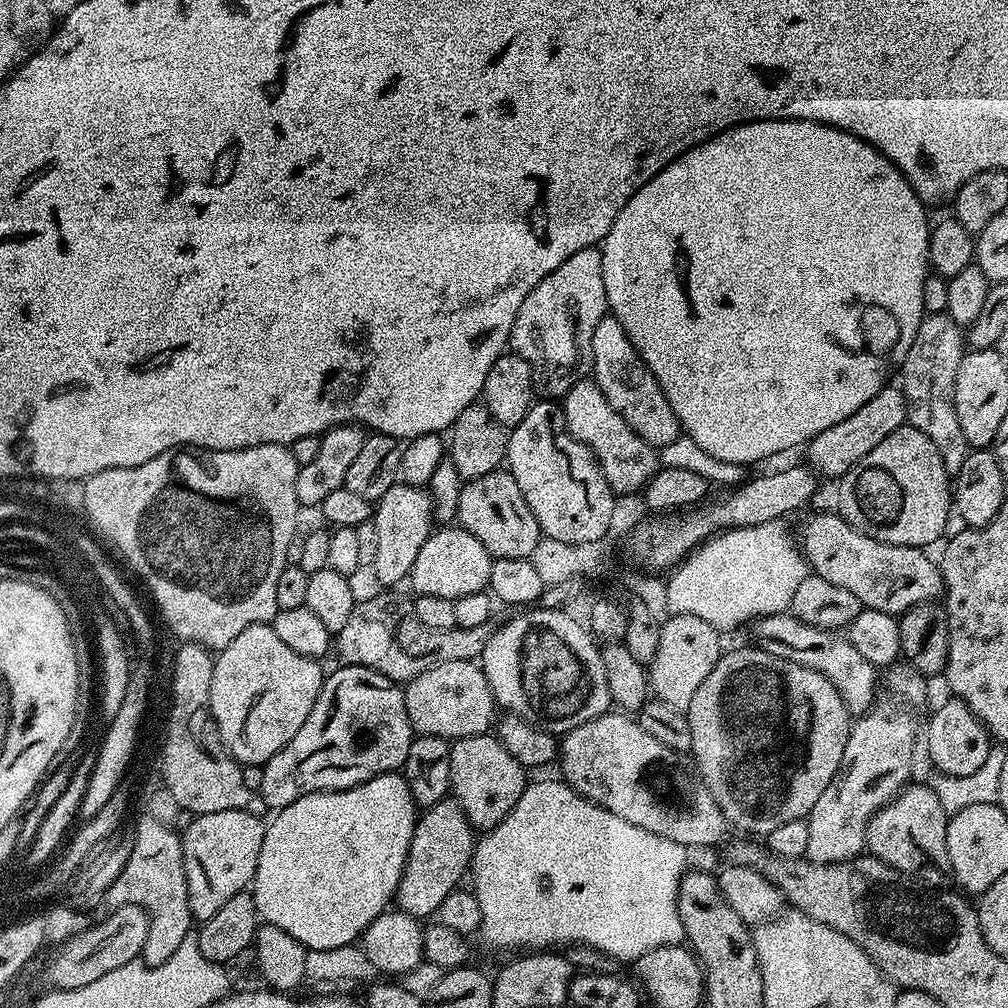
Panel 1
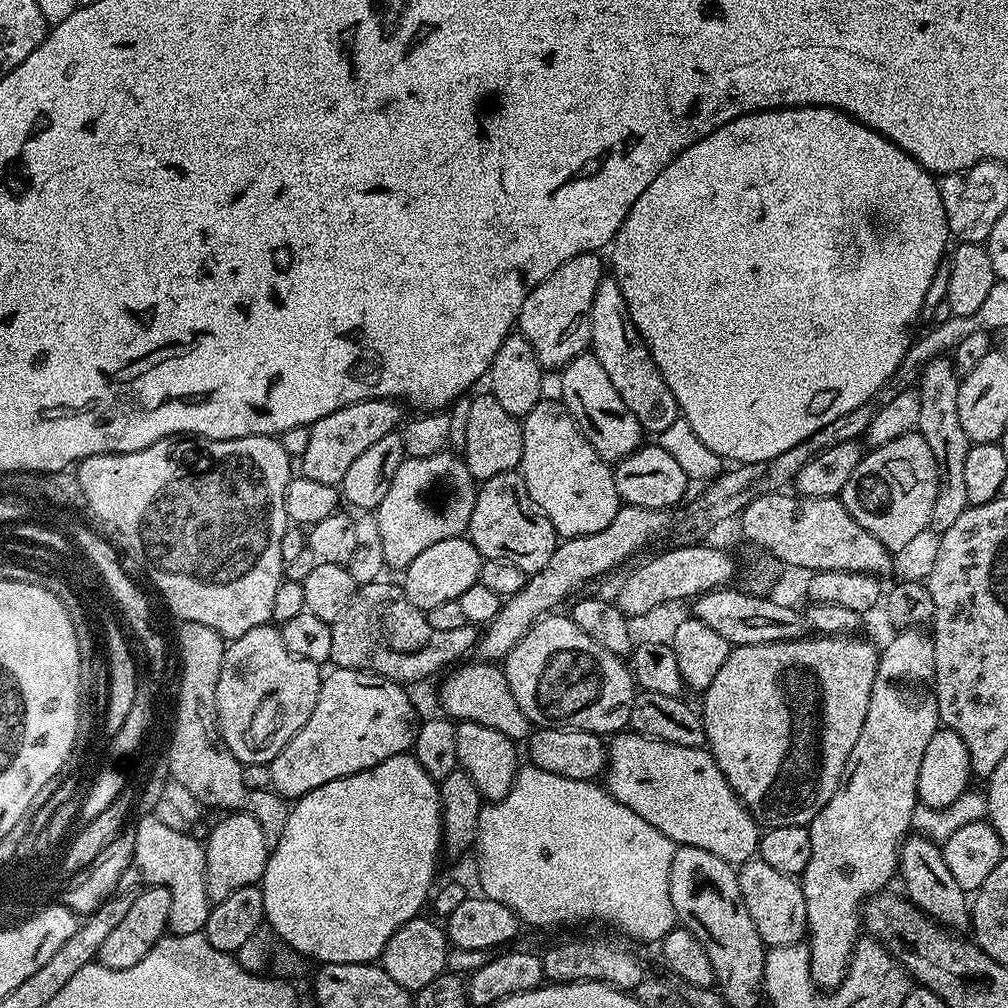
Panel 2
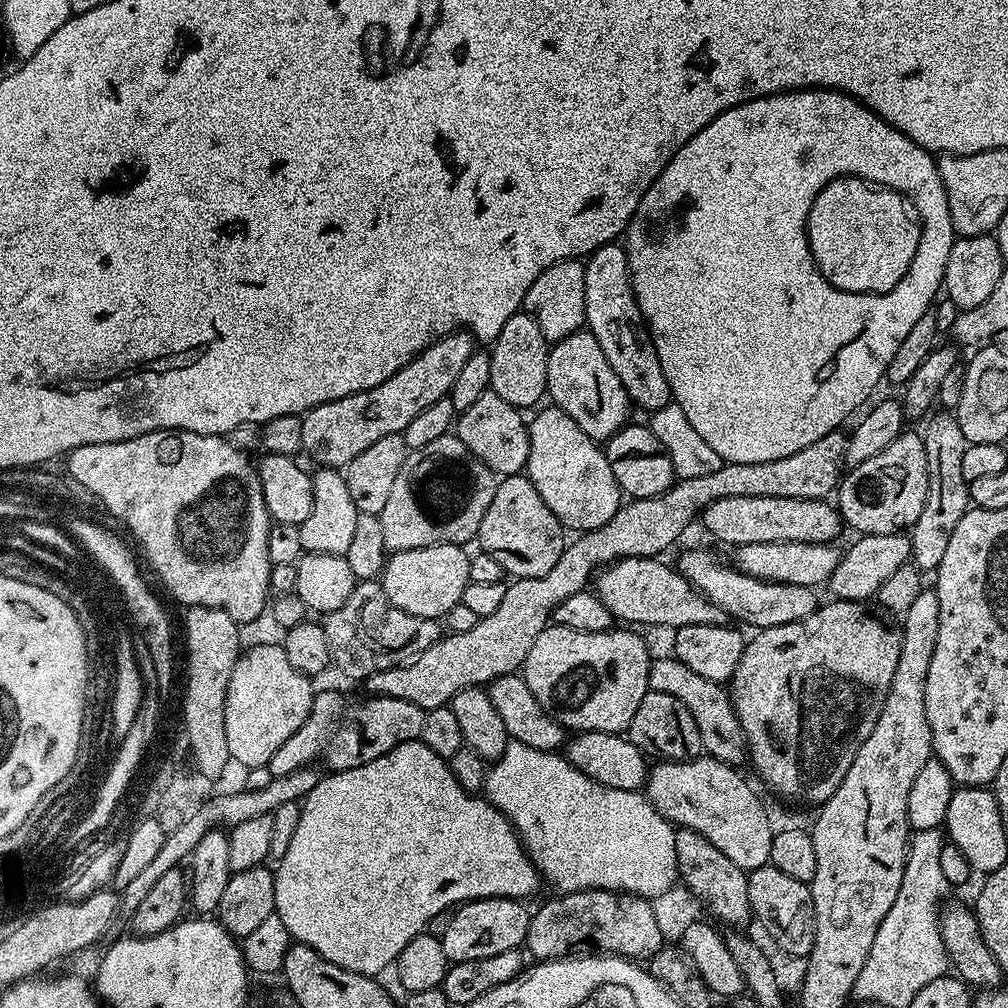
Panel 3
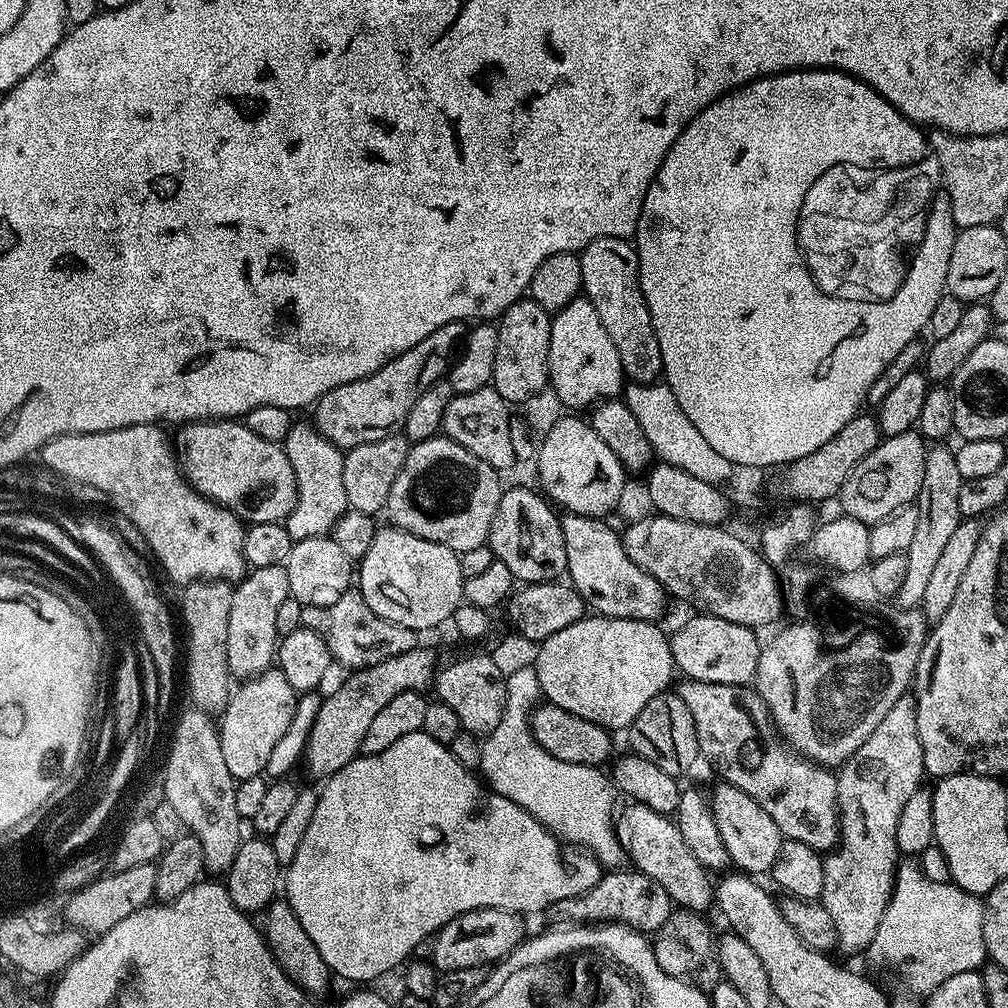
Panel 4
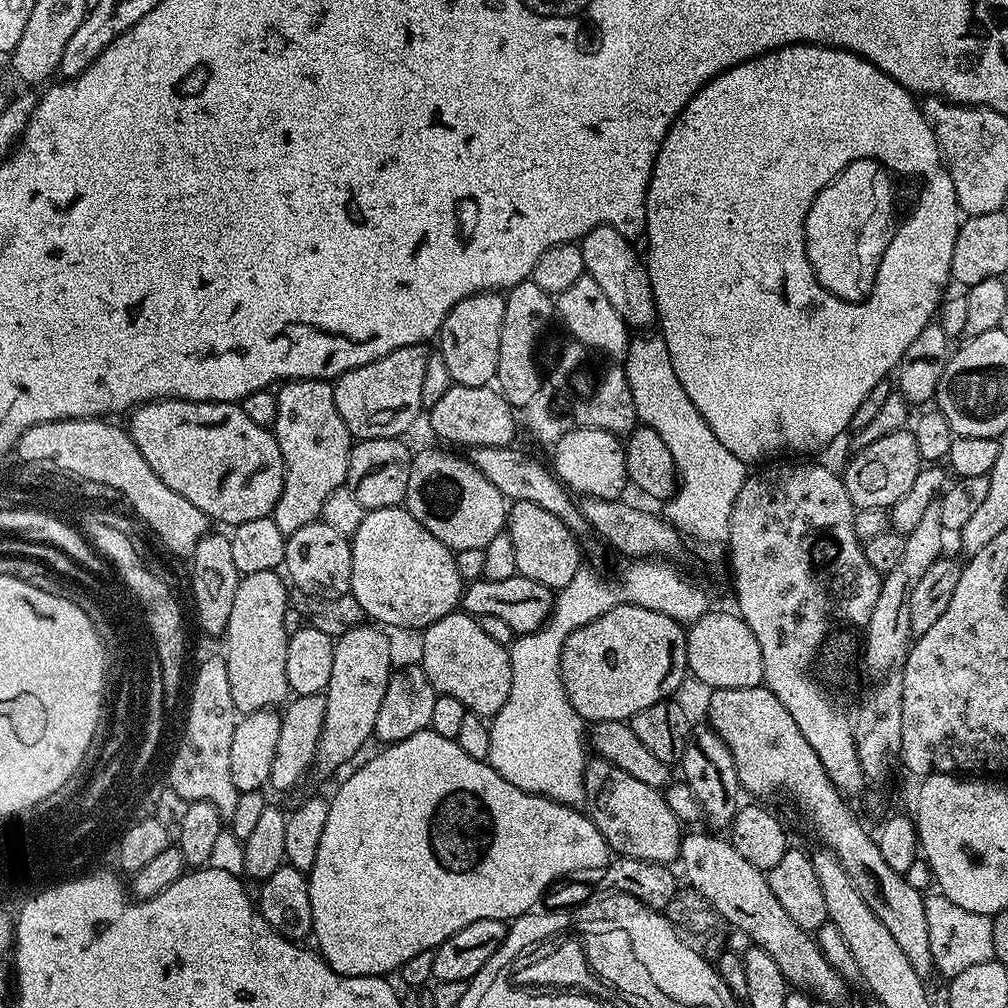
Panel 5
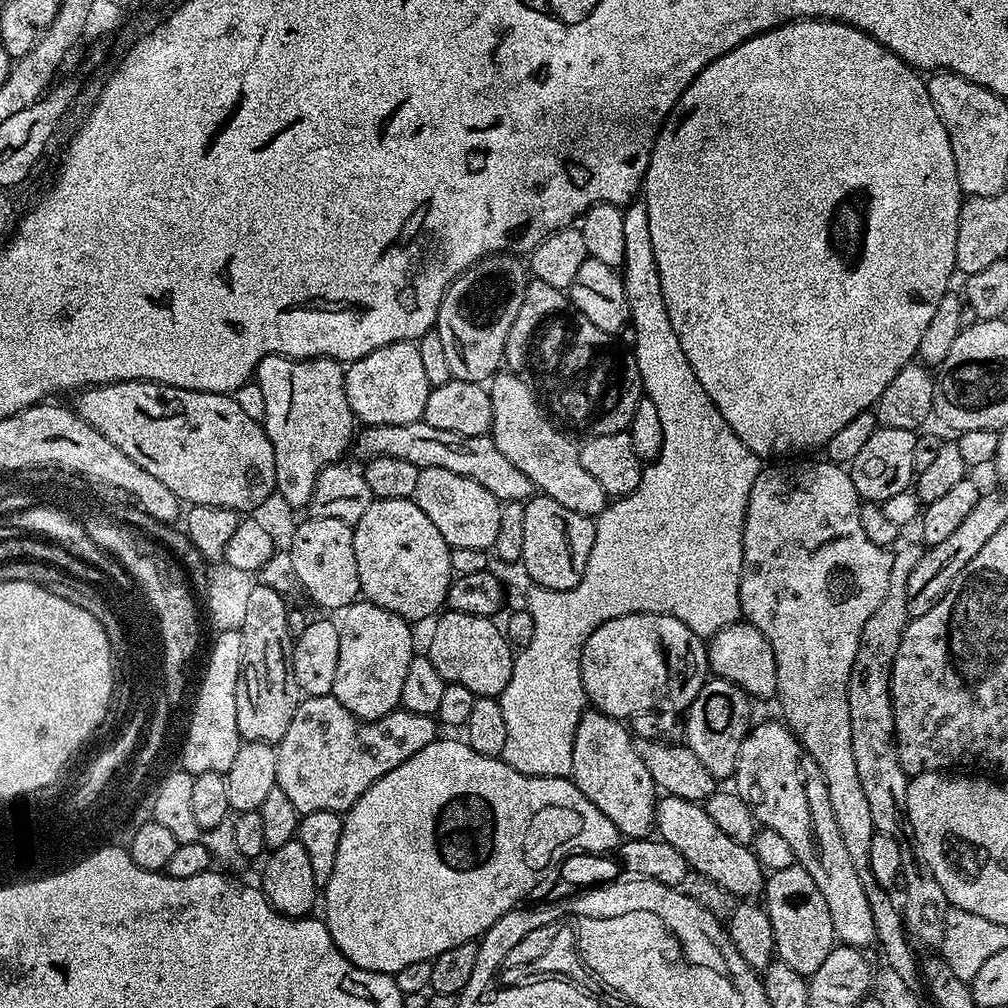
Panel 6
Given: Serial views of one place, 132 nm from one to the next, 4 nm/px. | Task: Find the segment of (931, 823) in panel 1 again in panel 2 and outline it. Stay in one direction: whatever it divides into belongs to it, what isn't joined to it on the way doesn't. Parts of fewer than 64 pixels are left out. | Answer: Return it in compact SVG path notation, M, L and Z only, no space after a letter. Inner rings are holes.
M919 834L905 836L900 846L898 876L899 879L904 879L903 891L908 899L917 904L927 916L931 916L949 930L964 930L969 927L969 897L962 890L962 886L958 886L954 874L950 874L941 845L937 841Z

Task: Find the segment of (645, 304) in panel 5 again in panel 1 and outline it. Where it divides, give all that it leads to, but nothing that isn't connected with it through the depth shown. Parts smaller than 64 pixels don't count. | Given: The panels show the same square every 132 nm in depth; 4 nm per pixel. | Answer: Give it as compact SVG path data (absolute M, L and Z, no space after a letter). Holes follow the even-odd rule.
M611 314L603 316L598 322L598 326L594 326L591 375L602 390L602 394L606 394L606 402L610 406L614 406L614 410L624 419L626 426L630 426L630 430L634 430L634 434L638 434L638 438L646 441L651 448L657 450L665 448L670 446L670 442L674 442L674 438L681 436L680 423L674 410L670 407L670 402L666 402L666 394L662 394L662 386L658 386L658 378L654 378L654 374L650 374L650 370L646 366L646 362L642 362L638 350L634 350L630 338L626 338L626 330L622 330L622 322L618 322L616 317Z

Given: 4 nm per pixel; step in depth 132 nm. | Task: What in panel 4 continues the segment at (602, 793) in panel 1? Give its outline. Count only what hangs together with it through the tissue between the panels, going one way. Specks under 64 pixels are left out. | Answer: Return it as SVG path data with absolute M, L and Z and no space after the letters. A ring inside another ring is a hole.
M725 783L719 787L716 794L711 795L710 802L722 842L726 842L729 861L745 874L771 873L782 843L778 826L774 826L774 818L770 818L770 814L766 814L766 810L750 798L750 794L742 794L742 790Z

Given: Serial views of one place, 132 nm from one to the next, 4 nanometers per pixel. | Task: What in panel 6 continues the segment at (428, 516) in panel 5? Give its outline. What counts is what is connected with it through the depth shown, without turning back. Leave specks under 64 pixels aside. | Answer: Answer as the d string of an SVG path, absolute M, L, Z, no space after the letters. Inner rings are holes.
M421 468L418 486L414 486L414 499L422 514L434 522L438 534L446 538L449 548L467 546L470 550L488 550L495 545L502 501L494 498L486 486L478 486L474 478L454 474L454 470Z

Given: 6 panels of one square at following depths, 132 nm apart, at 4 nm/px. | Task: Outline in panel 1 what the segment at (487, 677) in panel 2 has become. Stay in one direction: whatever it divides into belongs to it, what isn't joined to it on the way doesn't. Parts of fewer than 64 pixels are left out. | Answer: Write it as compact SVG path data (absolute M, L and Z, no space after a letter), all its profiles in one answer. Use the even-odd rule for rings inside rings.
M475 660L430 666L430 670L422 670L418 678L407 681L403 689L412 731L421 736L437 736L455 742L471 736L483 736L497 723L496 699L490 690L490 682L486 682L483 667Z

